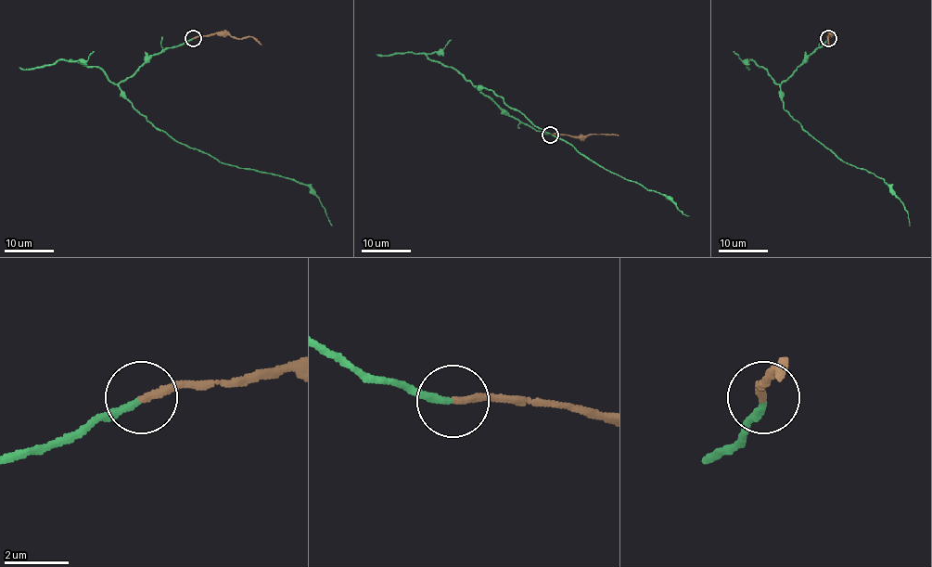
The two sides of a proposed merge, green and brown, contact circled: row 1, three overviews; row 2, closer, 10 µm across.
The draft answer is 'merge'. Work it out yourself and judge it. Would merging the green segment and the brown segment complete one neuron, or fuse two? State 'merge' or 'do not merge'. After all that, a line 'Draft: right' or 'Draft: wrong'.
merge
Draft: right

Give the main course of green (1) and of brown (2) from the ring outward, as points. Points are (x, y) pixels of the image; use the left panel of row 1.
1: (192, 37), (151, 55), (119, 83), (121, 94), (151, 123), (184, 145), (223, 163), (304, 184), (332, 225)
2: (192, 37), (230, 33), (239, 39), (252, 36), (261, 45)

